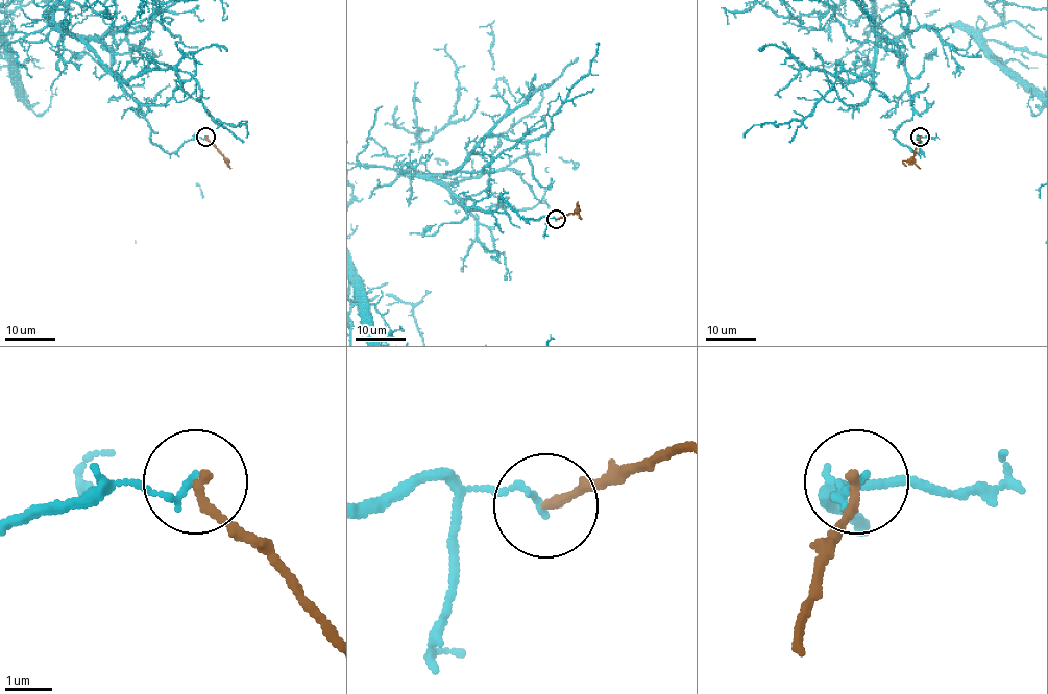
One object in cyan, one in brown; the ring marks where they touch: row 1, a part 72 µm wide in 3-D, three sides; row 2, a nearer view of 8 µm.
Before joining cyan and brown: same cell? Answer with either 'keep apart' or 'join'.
keep apart

